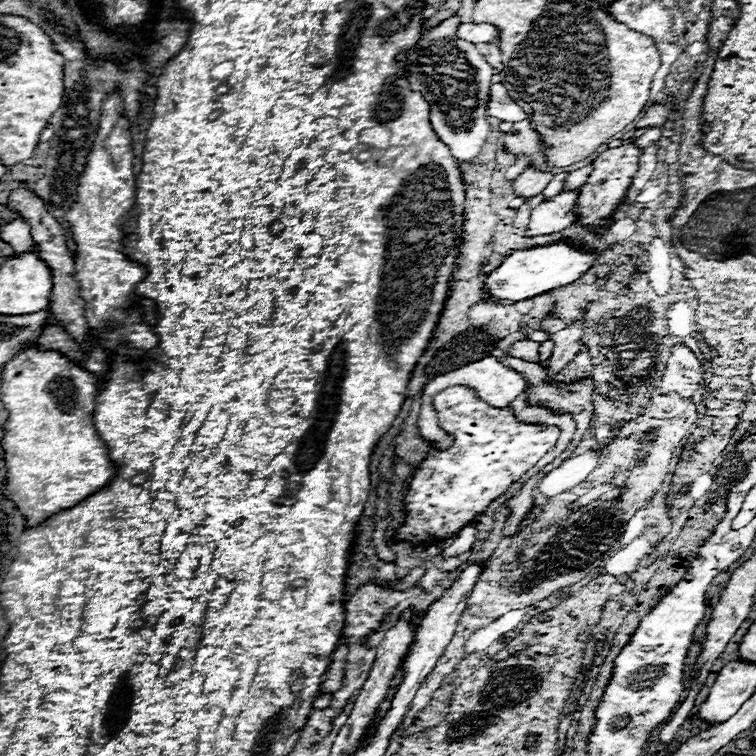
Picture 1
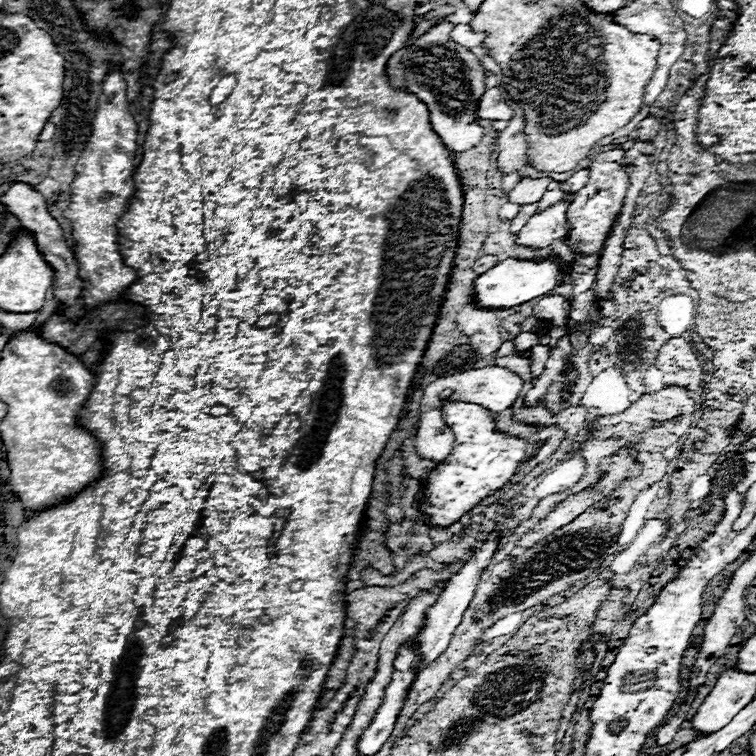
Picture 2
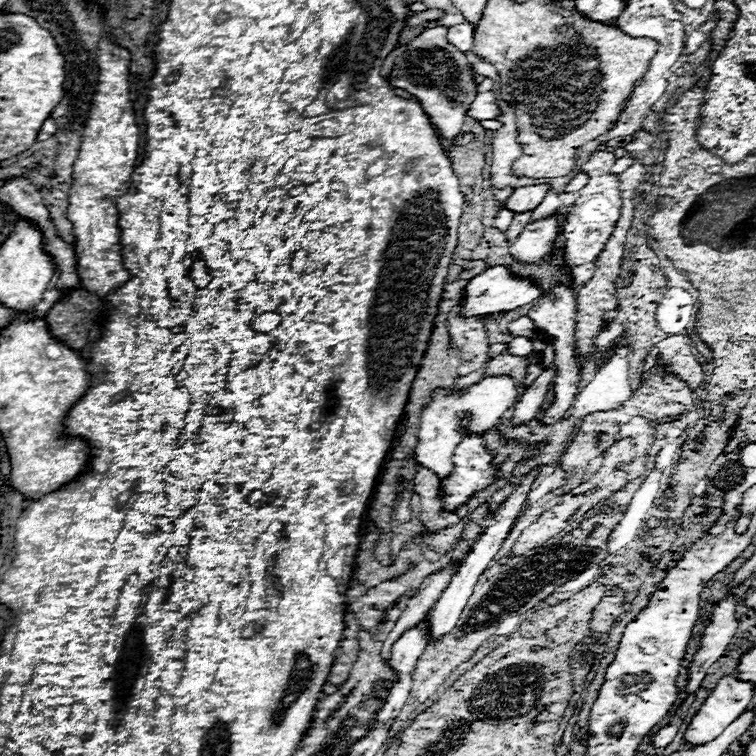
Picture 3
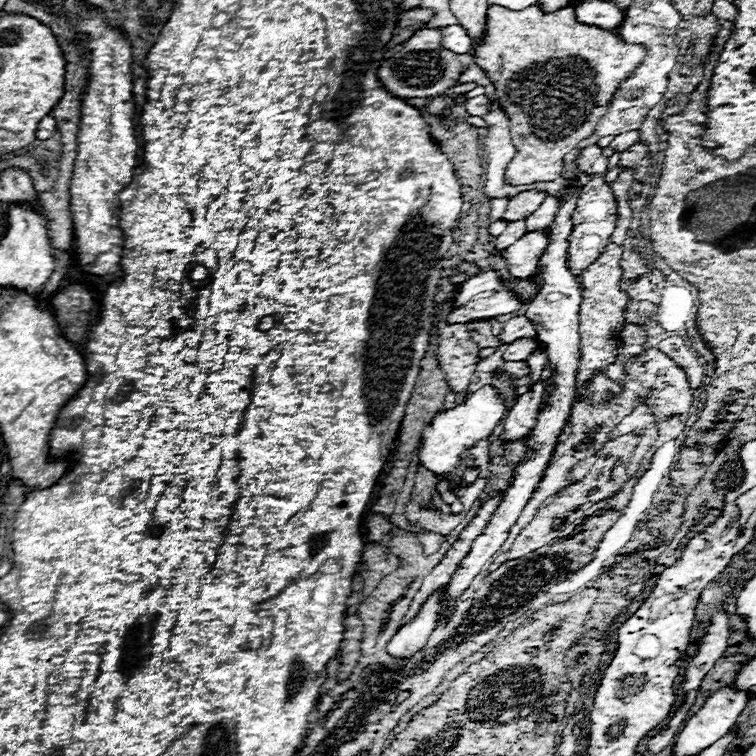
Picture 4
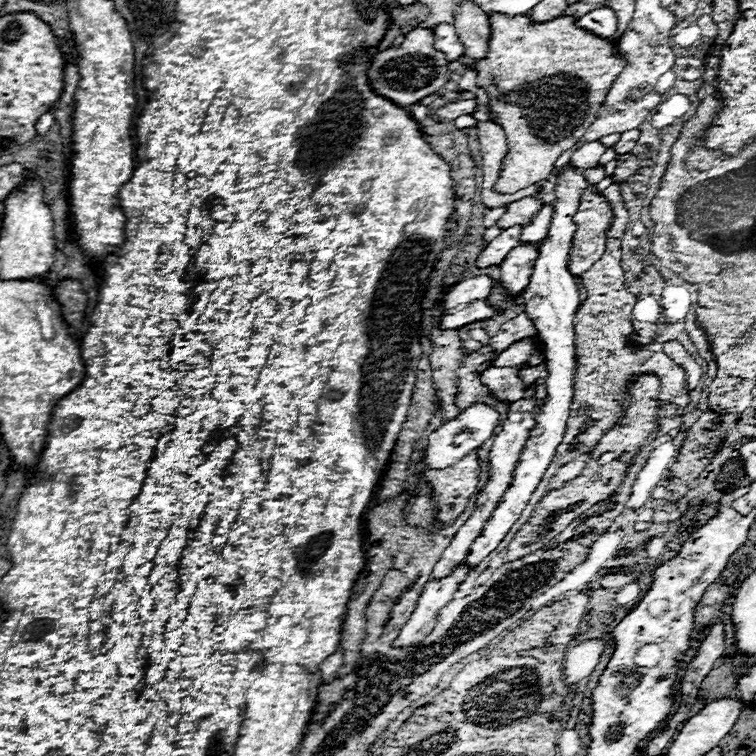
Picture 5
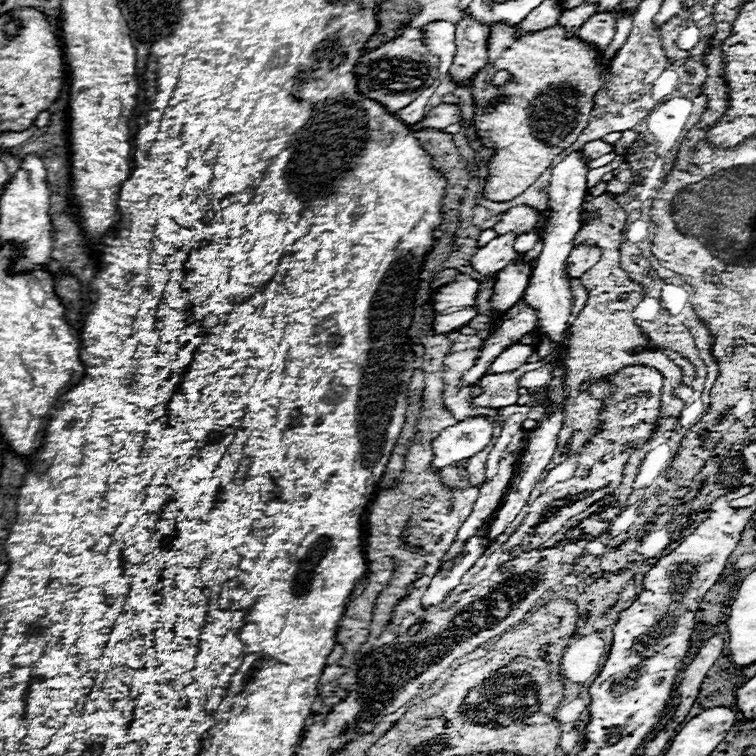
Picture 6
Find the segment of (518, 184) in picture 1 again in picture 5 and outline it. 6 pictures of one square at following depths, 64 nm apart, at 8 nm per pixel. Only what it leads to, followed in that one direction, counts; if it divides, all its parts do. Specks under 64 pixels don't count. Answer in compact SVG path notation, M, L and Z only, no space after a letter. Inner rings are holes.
M526 196L508 204L504 216L496 222L500 228L510 228L510 224L526 224L542 206L542 200Z

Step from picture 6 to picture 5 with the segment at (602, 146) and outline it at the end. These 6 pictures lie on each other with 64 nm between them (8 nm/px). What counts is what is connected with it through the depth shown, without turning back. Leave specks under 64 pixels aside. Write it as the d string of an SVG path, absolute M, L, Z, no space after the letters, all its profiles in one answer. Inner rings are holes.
M590 142L590 144L584 144L580 150L576 150L572 154L572 164L576 168L598 168L598 160L602 156L602 144L600 142Z

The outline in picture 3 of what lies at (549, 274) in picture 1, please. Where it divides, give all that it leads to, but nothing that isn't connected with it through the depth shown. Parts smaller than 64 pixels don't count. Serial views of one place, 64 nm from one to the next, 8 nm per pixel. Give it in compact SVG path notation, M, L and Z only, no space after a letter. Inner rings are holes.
M494 266L474 276L472 280L468 280L464 302L462 302L462 314L484 316L484 314L496 314L496 312L510 312L514 308L534 302L540 296L542 296L542 288L538 288L530 278L514 274L508 266Z

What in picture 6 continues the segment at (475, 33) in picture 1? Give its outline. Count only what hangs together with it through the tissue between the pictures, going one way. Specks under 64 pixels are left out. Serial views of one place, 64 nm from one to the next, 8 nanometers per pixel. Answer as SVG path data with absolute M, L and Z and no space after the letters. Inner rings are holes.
M432 22L422 30L426 32L426 44L430 52L438 54L440 58L440 72L446 74L456 54L456 42L454 42L456 26L450 22Z

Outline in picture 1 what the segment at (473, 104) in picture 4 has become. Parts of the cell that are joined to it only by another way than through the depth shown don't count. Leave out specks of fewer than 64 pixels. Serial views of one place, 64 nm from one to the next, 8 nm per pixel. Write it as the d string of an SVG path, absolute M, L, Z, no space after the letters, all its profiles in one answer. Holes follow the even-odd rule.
M502 82L492 84L490 92L492 94L488 104L488 116L494 116L502 122L520 122L528 118L528 114L508 96L508 88Z

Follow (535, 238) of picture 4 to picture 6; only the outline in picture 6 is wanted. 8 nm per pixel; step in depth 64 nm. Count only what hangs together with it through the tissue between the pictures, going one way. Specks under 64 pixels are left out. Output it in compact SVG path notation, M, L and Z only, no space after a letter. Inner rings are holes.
M518 254L514 262L510 262L506 268L498 272L498 280L492 296L492 310L494 310L492 314L504 314L522 298L530 274L532 274L532 266L524 262L524 254Z

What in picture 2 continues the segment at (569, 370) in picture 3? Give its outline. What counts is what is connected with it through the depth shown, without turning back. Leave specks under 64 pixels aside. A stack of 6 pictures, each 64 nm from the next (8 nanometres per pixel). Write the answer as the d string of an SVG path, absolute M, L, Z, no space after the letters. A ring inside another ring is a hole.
M548 296L542 298L540 304L534 308L534 316L540 320L550 320L554 324L568 324L568 302L562 296Z

